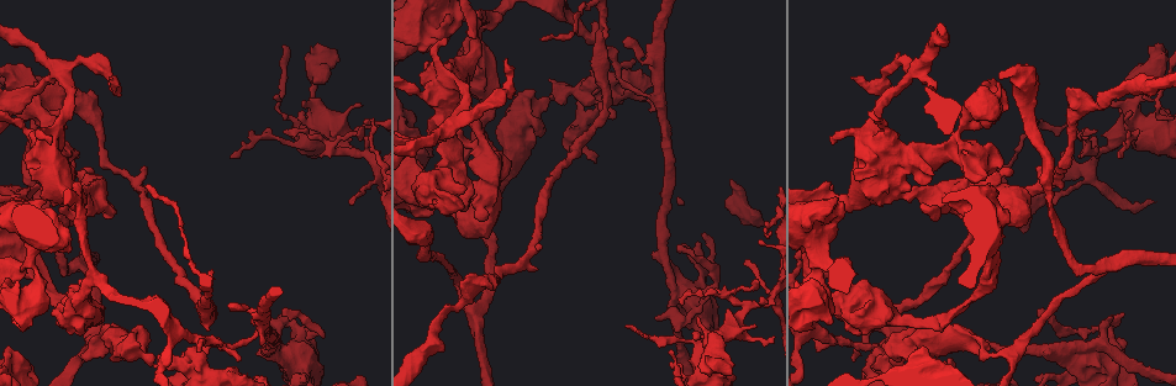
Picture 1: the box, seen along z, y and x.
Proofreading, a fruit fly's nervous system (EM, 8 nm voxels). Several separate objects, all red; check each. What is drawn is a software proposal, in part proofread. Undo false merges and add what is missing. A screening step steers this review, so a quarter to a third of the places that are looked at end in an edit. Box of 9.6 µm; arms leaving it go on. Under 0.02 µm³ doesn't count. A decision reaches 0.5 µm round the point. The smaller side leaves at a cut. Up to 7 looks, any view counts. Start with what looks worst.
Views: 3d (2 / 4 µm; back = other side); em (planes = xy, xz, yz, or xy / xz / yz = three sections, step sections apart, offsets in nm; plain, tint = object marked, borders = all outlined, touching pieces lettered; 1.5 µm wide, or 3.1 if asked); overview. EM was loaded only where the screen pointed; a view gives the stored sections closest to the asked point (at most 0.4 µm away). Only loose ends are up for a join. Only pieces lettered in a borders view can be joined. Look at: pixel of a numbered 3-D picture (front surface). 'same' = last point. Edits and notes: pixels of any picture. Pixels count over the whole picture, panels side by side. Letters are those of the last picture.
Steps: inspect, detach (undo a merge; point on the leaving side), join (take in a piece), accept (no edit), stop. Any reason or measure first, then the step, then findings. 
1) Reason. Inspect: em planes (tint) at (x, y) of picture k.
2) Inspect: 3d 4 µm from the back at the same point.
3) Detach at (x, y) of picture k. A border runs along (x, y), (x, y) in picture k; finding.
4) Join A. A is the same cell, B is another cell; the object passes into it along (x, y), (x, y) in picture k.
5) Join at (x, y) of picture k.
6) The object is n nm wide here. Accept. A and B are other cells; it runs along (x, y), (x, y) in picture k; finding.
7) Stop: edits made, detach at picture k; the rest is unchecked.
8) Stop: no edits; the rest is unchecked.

Branch stops here. Inspect: em xy step 8 (tint) at (457, 204) of picture 1.

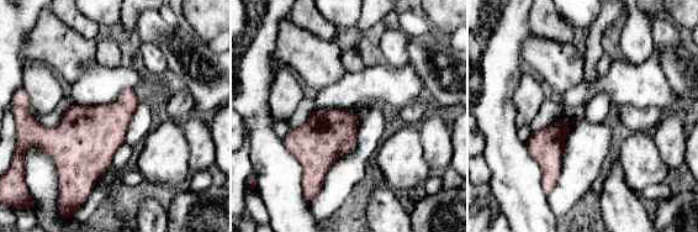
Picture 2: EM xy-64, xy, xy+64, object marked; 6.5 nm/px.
Cut it another way. Inspect: em planes (borders) at the same point.

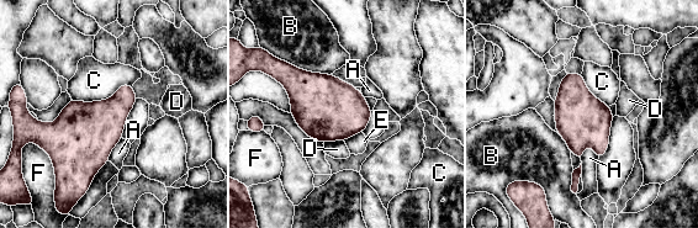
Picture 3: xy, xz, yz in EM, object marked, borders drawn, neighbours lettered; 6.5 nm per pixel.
The object is 320 nm wide here. Accept. A, B, C, D, E and F are other cells; a border runs along (131, 85), (102, 100), (72, 100) in picture 3; no lettered piece goes on from it.

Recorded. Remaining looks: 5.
Sudden change in width. Inspect: 3d 2 µm from the back at (344, 146) of picture 1.

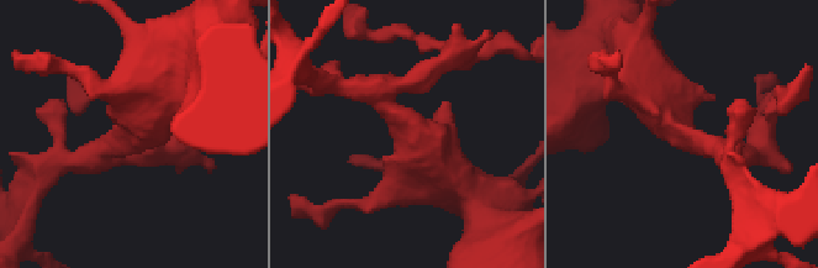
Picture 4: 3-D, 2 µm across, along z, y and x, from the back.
4 arms meet here; shape alone is not enough. Inspect: em yz step 4 (tint) at (135, 142) of picture 4.

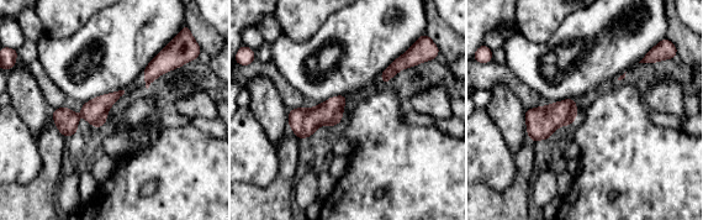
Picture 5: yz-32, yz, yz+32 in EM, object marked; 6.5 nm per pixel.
Inspect: em planes (borders) at the same point.

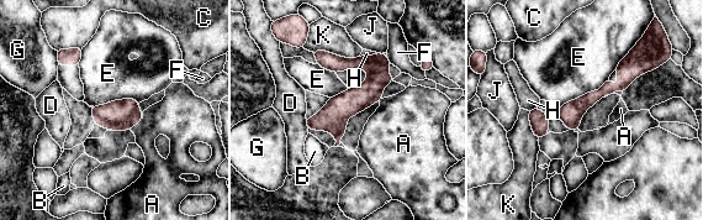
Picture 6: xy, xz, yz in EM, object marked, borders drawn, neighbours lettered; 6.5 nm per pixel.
Accept. A, B, C, D, E, F, G, H, J and K are other cells; a border runs along (138, 101), (125, 98), (93, 106) in picture 6; all the same cell.

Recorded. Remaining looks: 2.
Inspect: em xy step 8 (borders) at (599, 156) of picture 1.

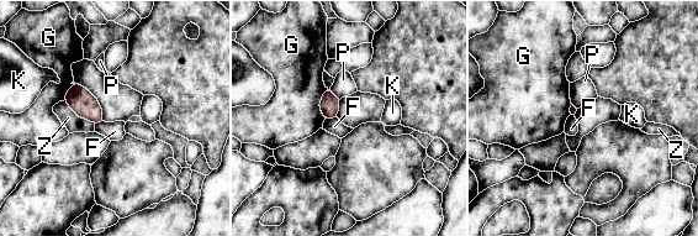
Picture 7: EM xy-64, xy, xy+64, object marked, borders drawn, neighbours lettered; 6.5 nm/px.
Another direction. Inspect: em planes (borders) at the same point.

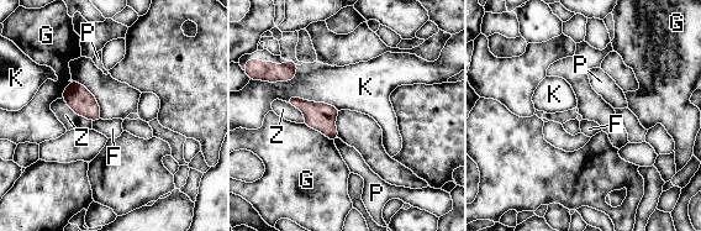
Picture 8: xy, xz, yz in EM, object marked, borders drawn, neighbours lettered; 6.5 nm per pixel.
Accept. F, G, K, P and Z are other cells; a border runs along (101, 119), (93, 121) in picture 8; no lettered piece goes on from it.

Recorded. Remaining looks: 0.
Stop: no edits; the rest is unchecked.

